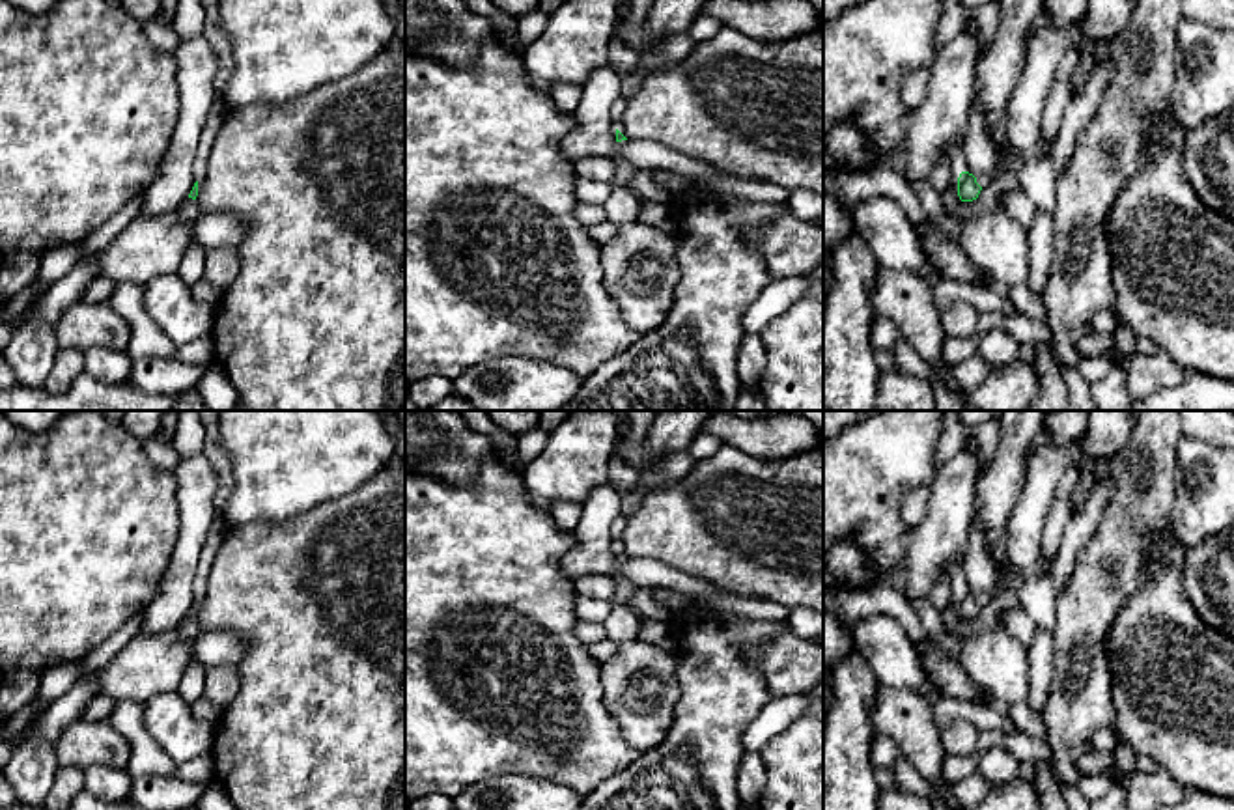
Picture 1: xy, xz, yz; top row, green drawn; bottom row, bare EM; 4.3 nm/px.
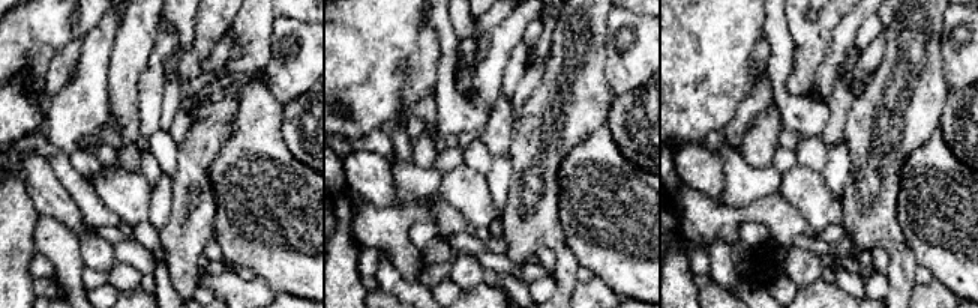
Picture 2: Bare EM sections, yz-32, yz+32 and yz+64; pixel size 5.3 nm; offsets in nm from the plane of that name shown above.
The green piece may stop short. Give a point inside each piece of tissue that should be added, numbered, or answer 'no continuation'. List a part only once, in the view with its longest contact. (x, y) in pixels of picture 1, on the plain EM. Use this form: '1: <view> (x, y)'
1: yz (982, 573)

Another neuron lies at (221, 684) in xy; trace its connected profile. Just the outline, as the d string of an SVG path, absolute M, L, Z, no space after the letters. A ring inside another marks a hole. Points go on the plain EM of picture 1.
M213 666L203 672L203 700L213 704L220 713L231 704L239 687L237 666Z

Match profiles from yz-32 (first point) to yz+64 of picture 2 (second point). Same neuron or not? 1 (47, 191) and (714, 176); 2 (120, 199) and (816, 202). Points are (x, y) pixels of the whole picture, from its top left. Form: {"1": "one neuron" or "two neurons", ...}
{"1": "one neuron", "2": "one neuron"}

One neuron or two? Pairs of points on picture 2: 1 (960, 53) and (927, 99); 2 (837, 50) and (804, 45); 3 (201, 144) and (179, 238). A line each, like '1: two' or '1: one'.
1: two
2: two
3: one

